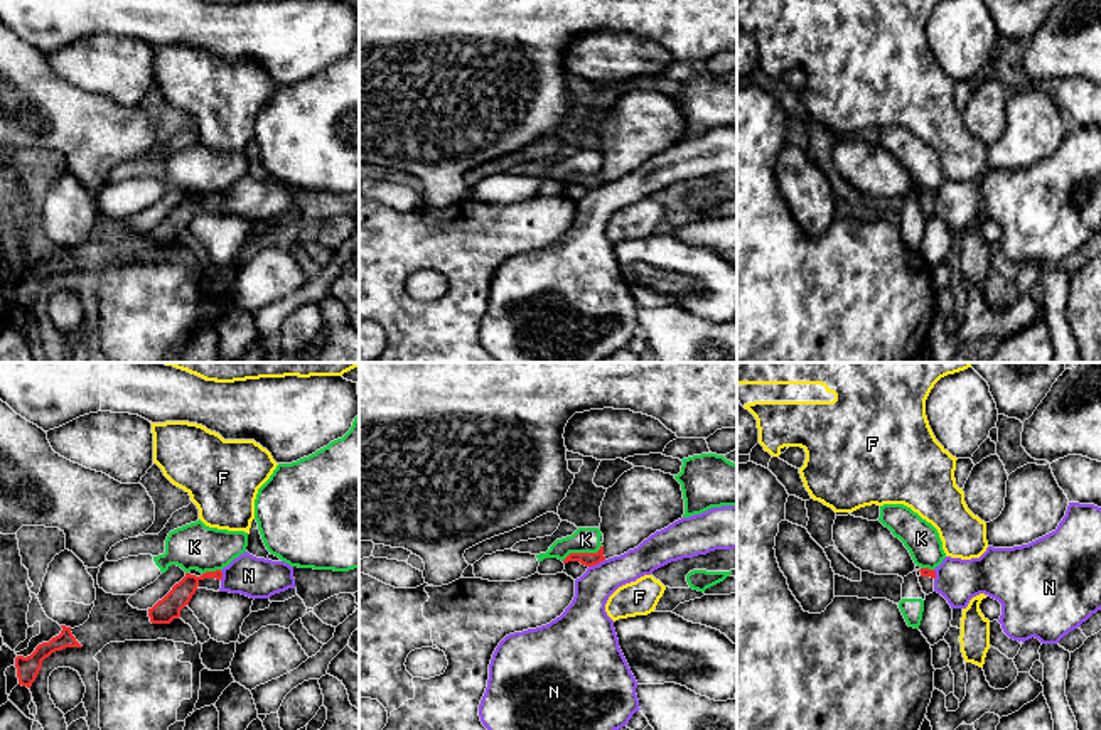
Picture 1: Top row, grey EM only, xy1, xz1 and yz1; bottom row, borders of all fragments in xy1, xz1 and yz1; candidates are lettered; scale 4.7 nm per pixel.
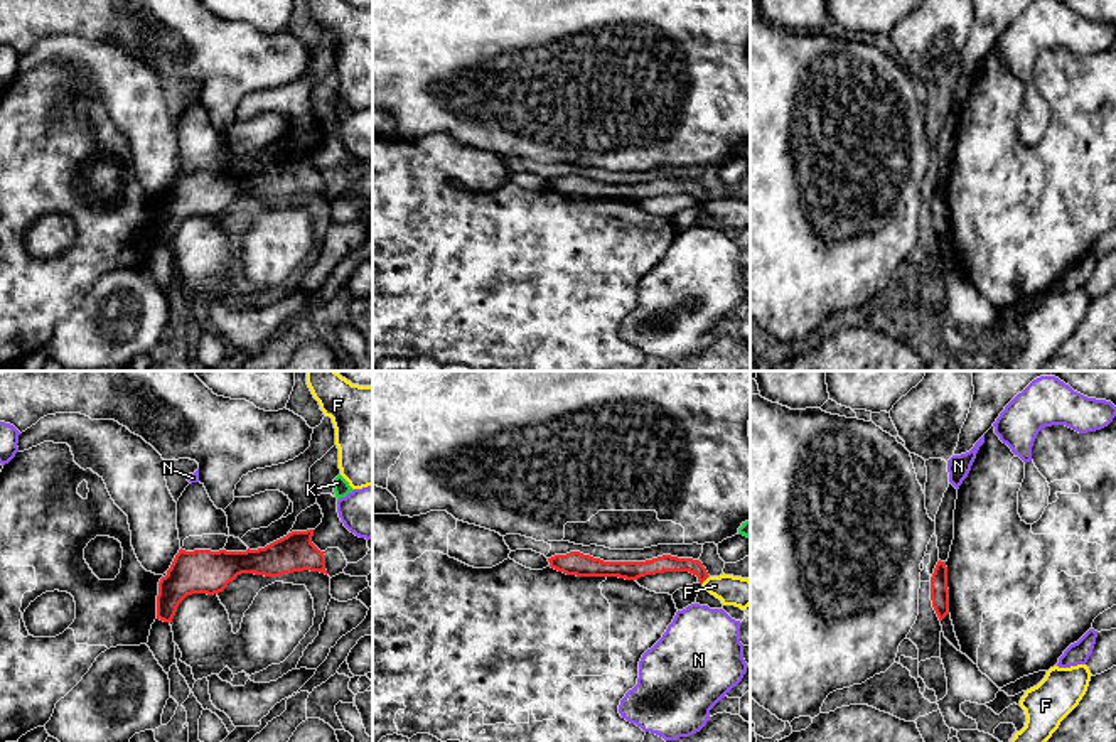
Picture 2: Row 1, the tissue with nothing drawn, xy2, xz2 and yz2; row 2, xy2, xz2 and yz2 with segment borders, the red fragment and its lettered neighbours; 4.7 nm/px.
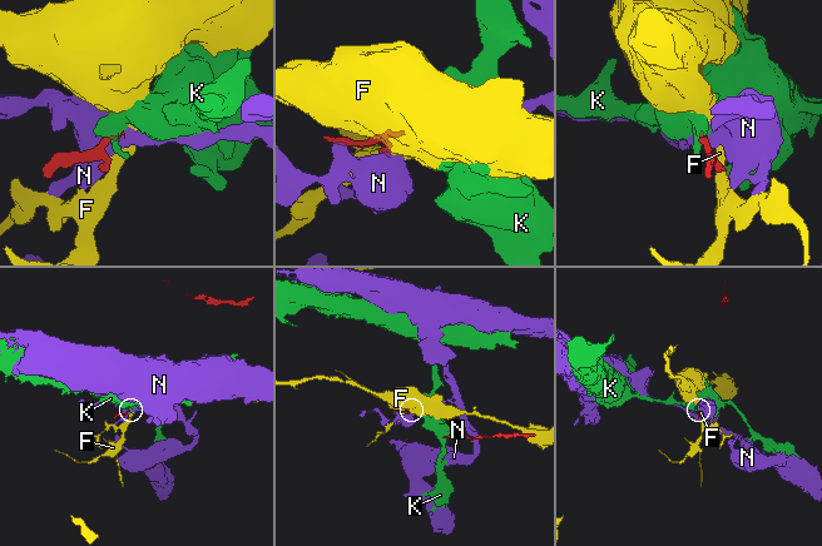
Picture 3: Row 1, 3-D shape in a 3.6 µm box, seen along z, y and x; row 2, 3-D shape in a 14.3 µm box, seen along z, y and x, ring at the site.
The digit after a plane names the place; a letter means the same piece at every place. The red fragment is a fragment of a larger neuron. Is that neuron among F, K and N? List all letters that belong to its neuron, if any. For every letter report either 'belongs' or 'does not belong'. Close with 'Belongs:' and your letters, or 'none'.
F: does not belong
K: does not belong
N: does not belong
Belongs: none

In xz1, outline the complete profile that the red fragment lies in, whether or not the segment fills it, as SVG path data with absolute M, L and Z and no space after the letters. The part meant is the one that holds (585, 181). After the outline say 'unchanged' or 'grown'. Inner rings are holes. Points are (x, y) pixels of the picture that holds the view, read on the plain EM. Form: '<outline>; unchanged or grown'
M646 89L624 94L607 111L600 128L604 165L597 175L570 175L563 185L580 184L585 189L620 179L637 170L656 153L681 142L685 121L681 106L671 96Z; grown

